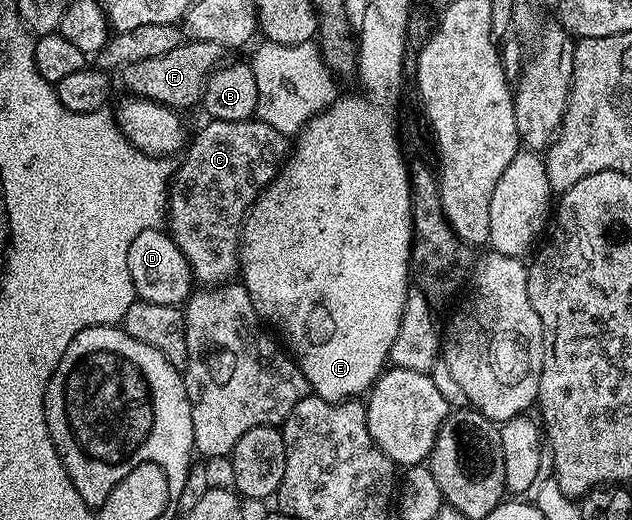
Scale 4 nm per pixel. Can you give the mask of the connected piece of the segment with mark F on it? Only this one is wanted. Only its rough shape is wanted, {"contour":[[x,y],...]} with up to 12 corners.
{"contour":[[189,40],[128,64],[129,94],[180,111],[203,98],[223,60],[218,43]]}

